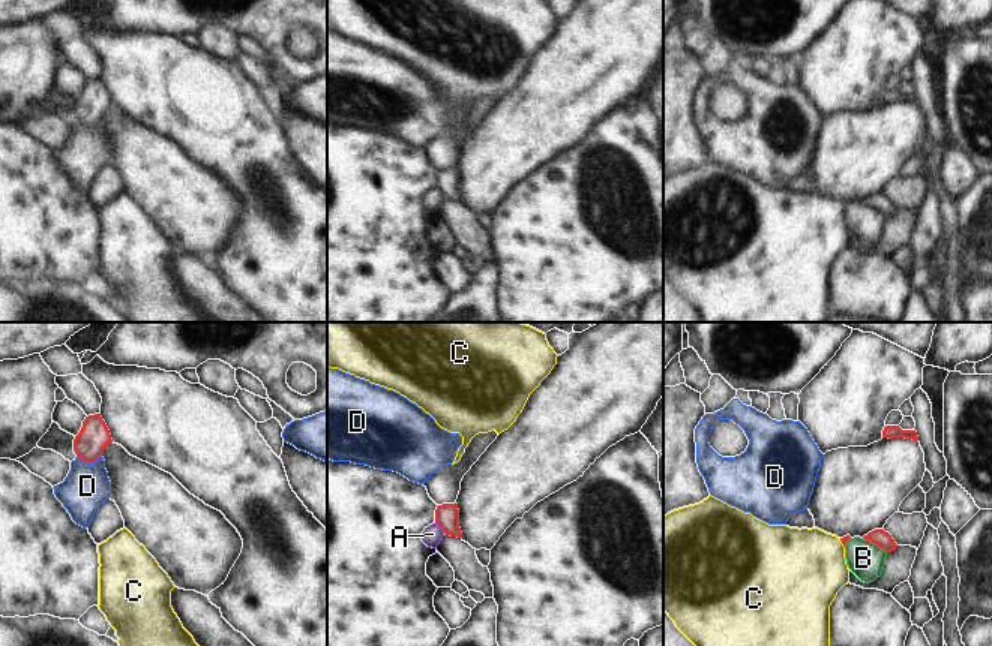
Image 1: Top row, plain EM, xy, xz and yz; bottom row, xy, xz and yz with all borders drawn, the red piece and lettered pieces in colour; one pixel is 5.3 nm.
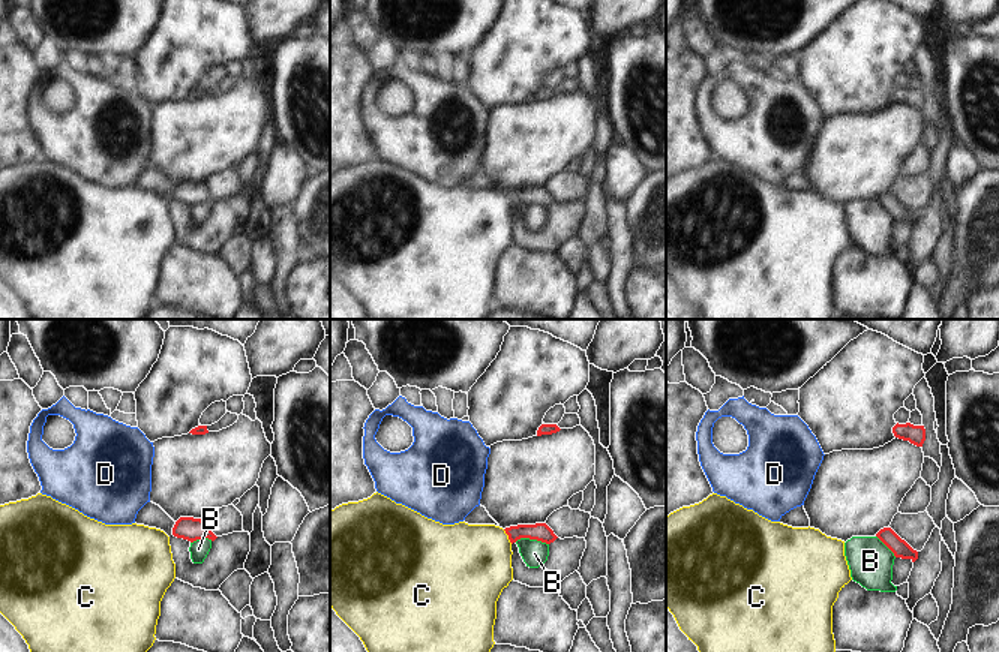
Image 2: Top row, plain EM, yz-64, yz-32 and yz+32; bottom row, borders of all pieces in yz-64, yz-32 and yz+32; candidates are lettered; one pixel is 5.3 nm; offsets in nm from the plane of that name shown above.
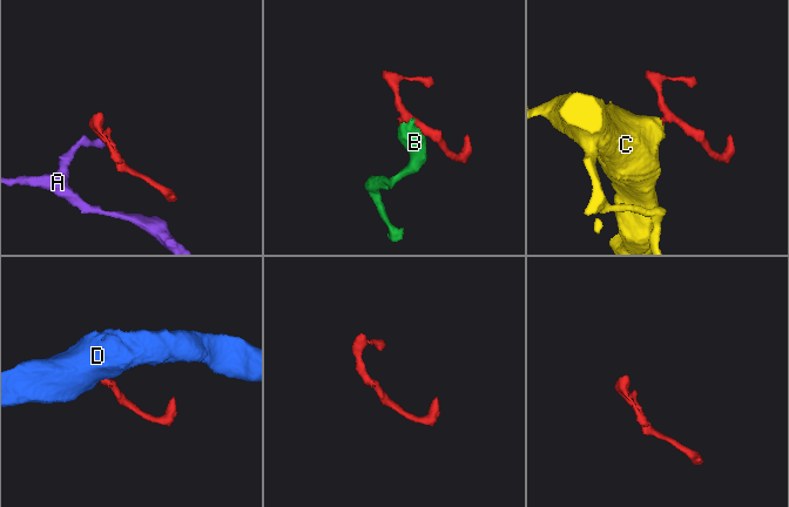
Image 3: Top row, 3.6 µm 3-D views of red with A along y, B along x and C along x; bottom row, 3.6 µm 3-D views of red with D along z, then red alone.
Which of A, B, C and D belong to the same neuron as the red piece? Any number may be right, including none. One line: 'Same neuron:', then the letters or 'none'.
Same neuron: C

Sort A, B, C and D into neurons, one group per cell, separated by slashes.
A B / C / D

